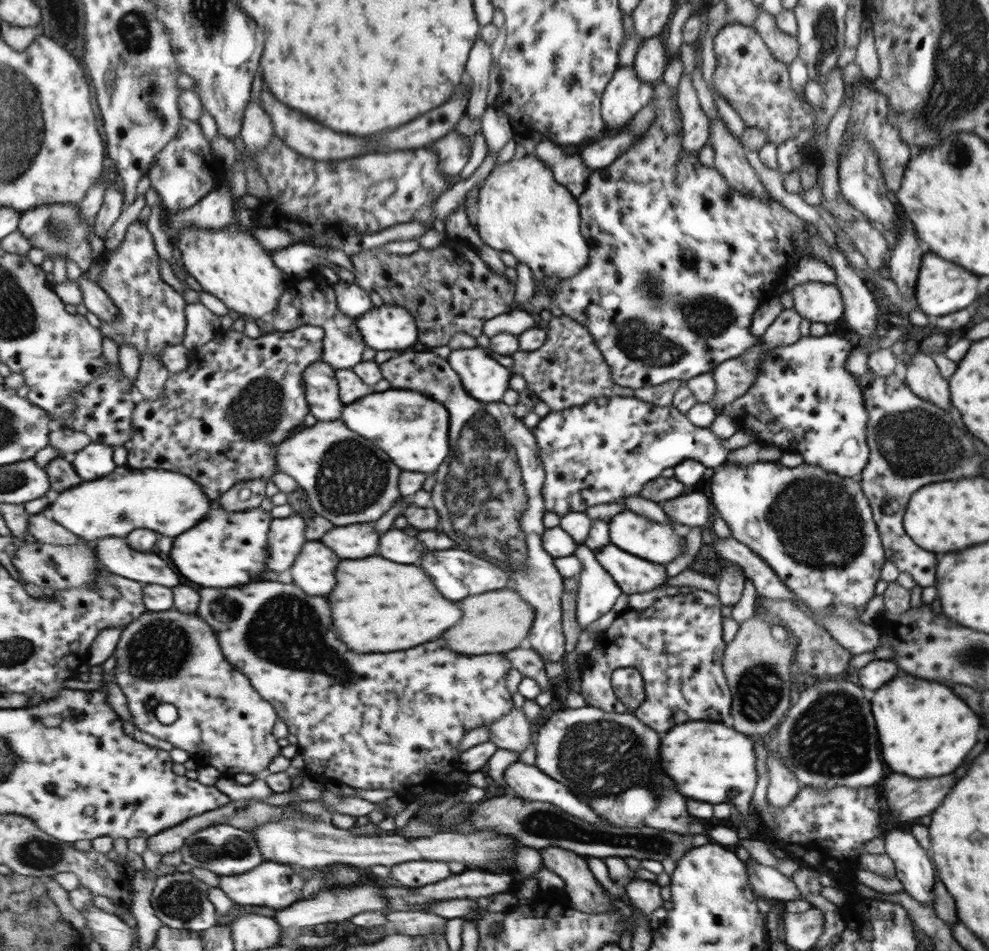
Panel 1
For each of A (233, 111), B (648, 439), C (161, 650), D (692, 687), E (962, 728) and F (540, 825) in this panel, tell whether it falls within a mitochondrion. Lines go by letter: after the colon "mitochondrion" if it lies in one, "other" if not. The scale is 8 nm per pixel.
A: other
B: other
C: mitochondrion
D: other
E: other
F: mitochondrion

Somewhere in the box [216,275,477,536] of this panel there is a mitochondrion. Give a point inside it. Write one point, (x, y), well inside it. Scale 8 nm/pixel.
(351, 477)

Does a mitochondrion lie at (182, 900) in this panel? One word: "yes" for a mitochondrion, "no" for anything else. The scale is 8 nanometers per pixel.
yes

